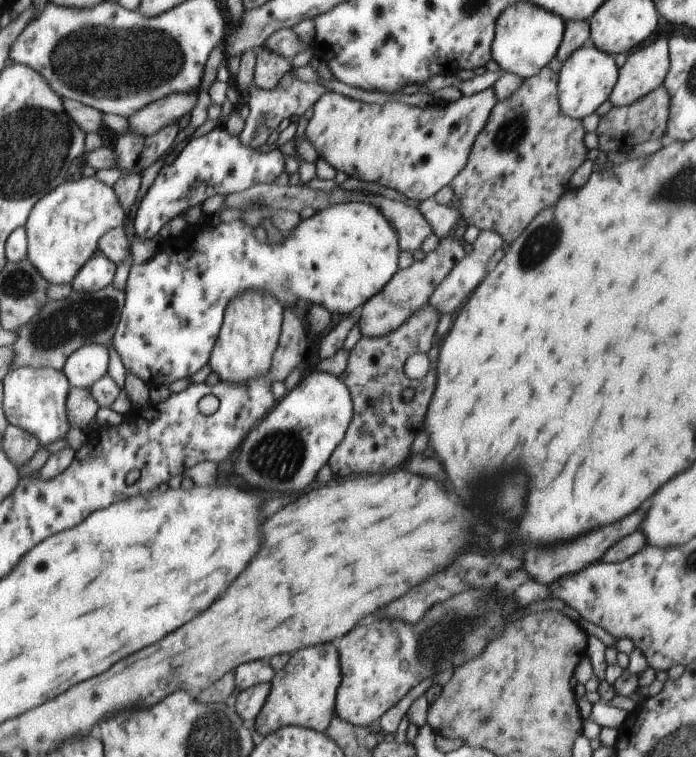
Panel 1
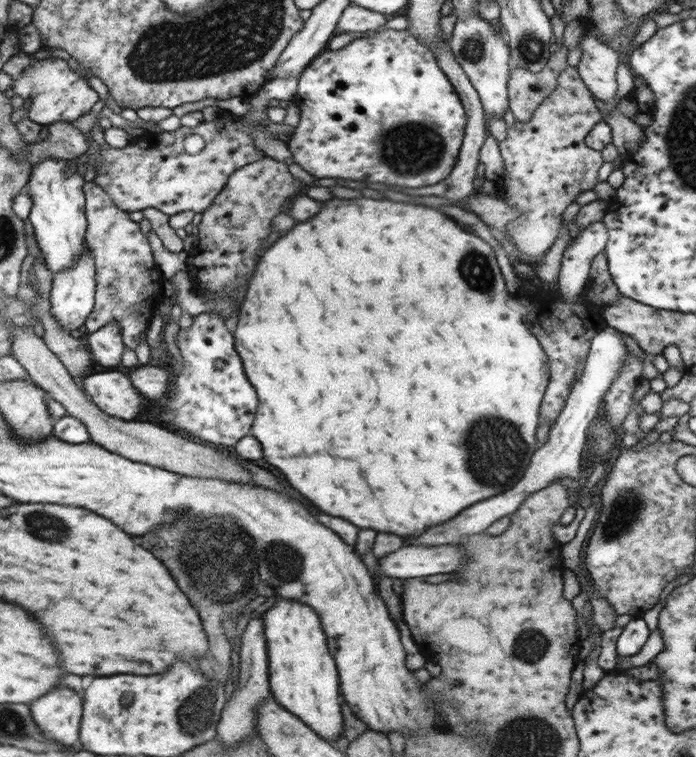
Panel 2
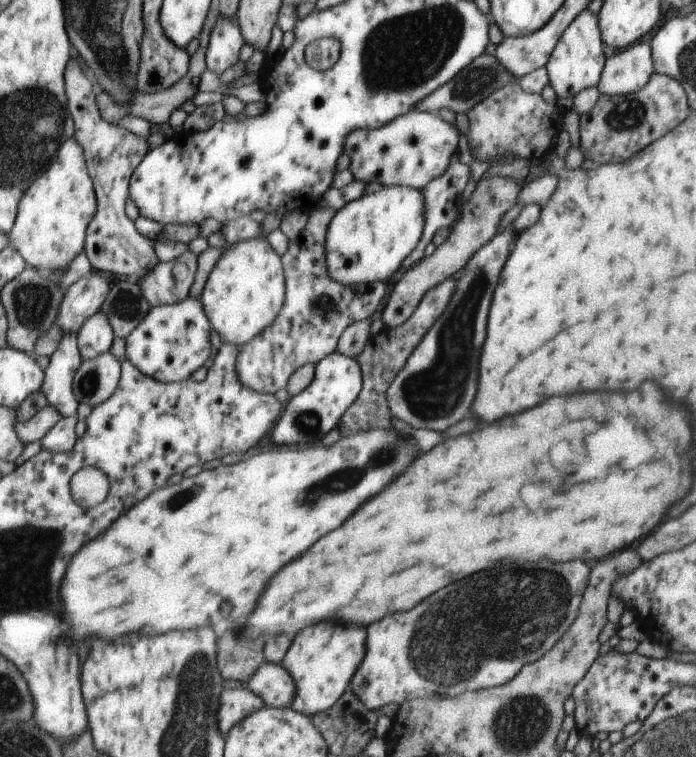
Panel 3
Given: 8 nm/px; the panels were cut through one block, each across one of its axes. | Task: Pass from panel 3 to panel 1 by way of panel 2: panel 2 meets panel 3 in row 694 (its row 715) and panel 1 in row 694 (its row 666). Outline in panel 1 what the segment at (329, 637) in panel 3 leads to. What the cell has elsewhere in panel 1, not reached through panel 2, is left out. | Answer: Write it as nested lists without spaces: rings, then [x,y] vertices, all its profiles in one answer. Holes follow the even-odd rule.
[[[318,644],[294,652],[290,662],[271,680],[271,692],[255,720],[256,731],[264,737],[279,728],[296,725],[325,733],[335,712],[335,698],[341,683],[341,664],[334,644]]]

